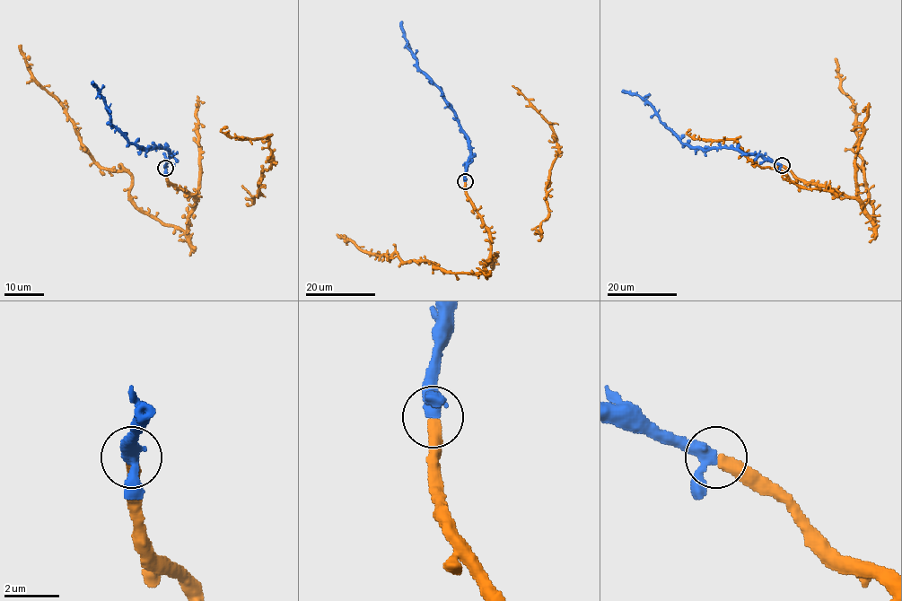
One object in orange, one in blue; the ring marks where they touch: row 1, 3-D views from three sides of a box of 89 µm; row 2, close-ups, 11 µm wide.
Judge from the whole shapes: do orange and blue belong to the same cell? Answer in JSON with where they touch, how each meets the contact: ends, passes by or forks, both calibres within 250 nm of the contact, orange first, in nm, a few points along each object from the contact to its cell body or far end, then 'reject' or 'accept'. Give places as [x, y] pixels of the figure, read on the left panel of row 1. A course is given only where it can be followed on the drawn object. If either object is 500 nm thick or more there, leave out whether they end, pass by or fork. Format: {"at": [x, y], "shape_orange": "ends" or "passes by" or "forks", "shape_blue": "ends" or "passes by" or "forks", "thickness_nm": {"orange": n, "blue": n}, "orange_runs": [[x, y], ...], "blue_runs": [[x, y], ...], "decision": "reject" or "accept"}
{"at": [165, 168], "shape_orange": "ends", "shape_blue": "passes by", "thickness_nm": {"orange": 460, "blue": 380}, "orange_runs": [[165, 167], [165, 178], [195, 198], [185, 230], [143, 213], [130, 194], [132, 177], [95, 161], [19, 45]], "blue_runs": [[165, 167], [171, 155], [162, 147], [137, 147], [110, 124], [106, 102], [91, 81]], "decision": "accept"}

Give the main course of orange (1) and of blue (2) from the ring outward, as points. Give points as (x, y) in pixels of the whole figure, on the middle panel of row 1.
1: (465, 181), (490, 239), (481, 273), (445, 272), (429, 261), (403, 261), (397, 254), (368, 254), (337, 233)
2: (465, 180), (470, 144), (443, 92), (417, 66), (407, 47), (400, 21)

